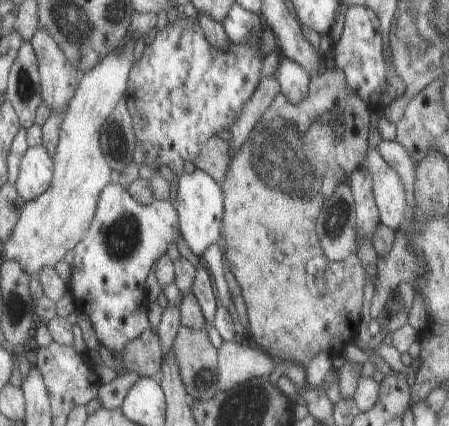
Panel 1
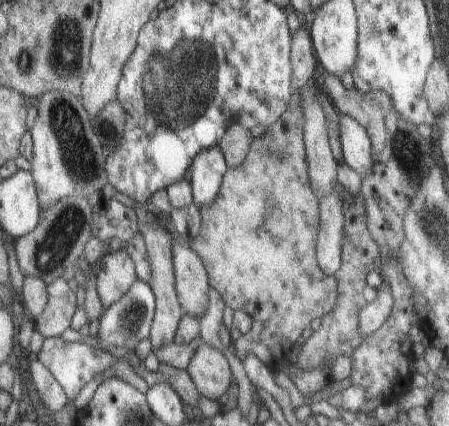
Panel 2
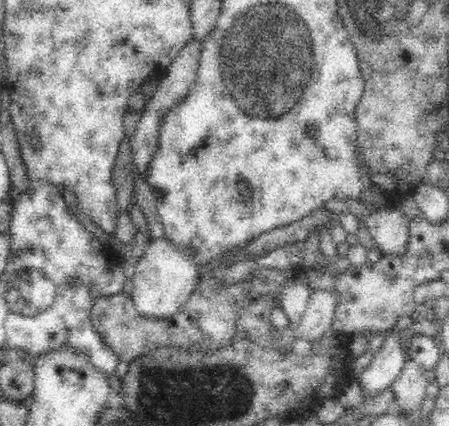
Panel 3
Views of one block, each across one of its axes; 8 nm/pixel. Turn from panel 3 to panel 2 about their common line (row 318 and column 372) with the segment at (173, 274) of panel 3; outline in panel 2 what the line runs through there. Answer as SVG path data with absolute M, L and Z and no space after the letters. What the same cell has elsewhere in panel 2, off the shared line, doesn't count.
M339 114L339 116L341 116L339 142L341 142L343 162L351 170L359 172L359 176L363 178L367 172L371 172L371 166L373 166L373 150L371 150L369 134L353 118L349 118L345 114Z

